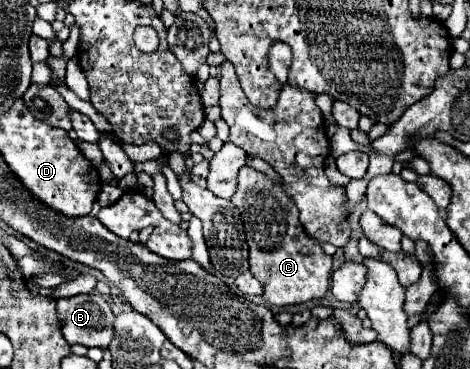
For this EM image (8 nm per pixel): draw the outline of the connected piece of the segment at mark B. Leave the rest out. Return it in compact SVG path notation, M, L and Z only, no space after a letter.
M100 293L74 295L56 301L60 329L68 343L108 347L114 335L114 313Z

